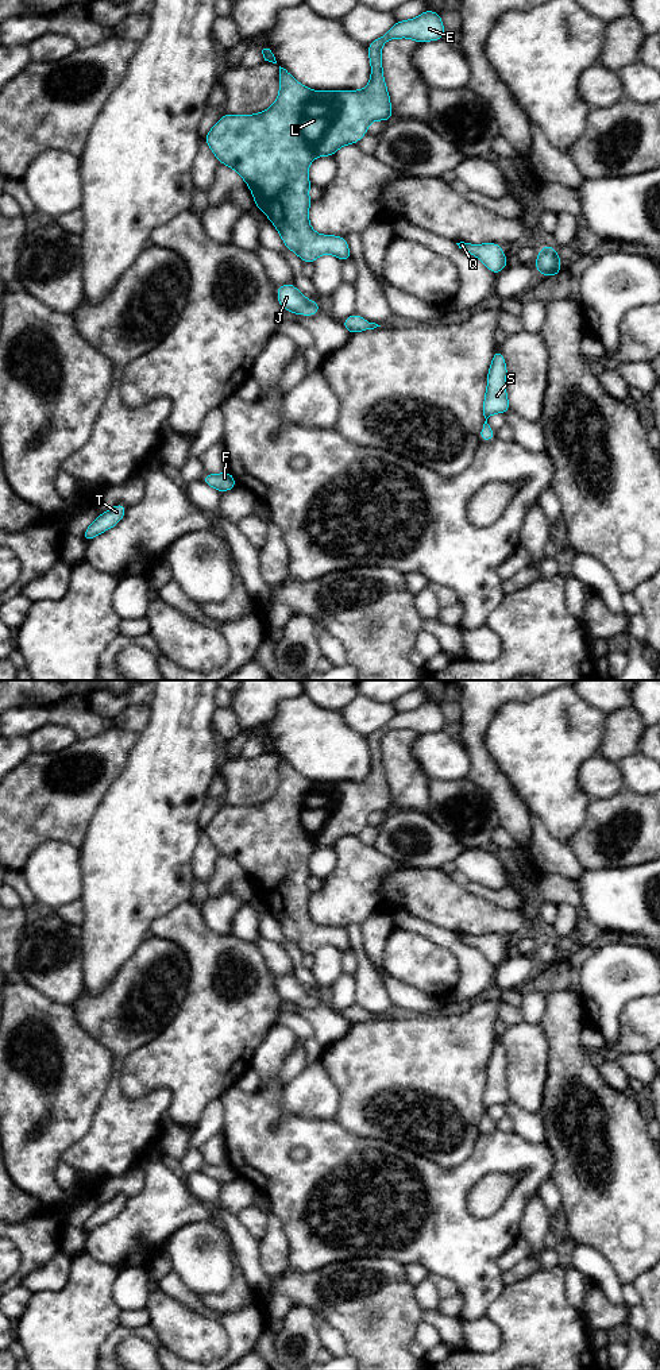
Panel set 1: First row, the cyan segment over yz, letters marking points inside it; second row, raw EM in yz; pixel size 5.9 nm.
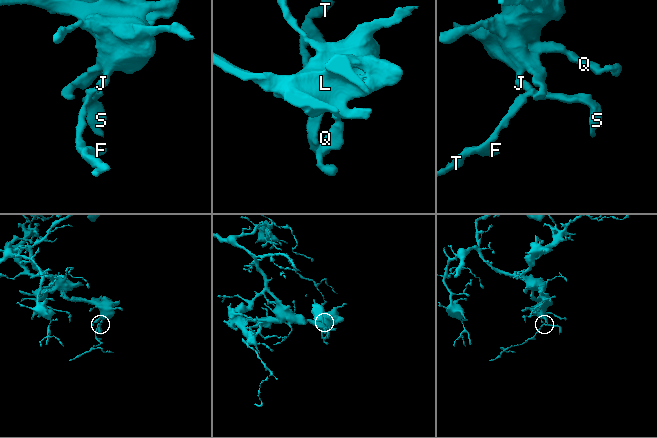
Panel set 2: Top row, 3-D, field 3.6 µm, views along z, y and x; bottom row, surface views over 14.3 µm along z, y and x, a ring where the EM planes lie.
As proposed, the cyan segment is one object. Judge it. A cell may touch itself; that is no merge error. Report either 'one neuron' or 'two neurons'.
one neuron

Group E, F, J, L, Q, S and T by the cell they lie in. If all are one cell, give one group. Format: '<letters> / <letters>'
E F J L Q S T

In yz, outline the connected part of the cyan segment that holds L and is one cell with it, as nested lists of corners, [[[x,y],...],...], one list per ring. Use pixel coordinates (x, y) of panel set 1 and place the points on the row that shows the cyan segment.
[[[427,9],[414,19],[398,20],[386,34],[367,45],[371,76],[362,90],[312,90],[279,66],[279,94],[271,107],[255,115],[224,113],[204,136],[219,162],[242,175],[254,194],[254,204],[270,219],[283,244],[305,263],[314,263],[324,254],[332,254],[341,262],[354,259],[347,238],[320,235],[309,224],[310,162],[317,157],[333,157],[341,146],[356,144],[367,134],[371,121],[393,119],[381,57],[387,40],[410,38],[424,43],[444,36],[441,16],[435,11]]]

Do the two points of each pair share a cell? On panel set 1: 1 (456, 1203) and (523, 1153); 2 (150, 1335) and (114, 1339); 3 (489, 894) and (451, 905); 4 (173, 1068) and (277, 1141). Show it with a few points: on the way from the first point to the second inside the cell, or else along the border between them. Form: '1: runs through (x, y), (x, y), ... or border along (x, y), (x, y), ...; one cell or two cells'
1: runs through (462, 1183), (491, 1153), (502, 1153); one cell
2: runs through (141, 1332), (123, 1332); one cell
3: border along (451, 879), (466, 890), (508, 909); two cells
4: border along (235, 1083), (220, 1098); two cells

